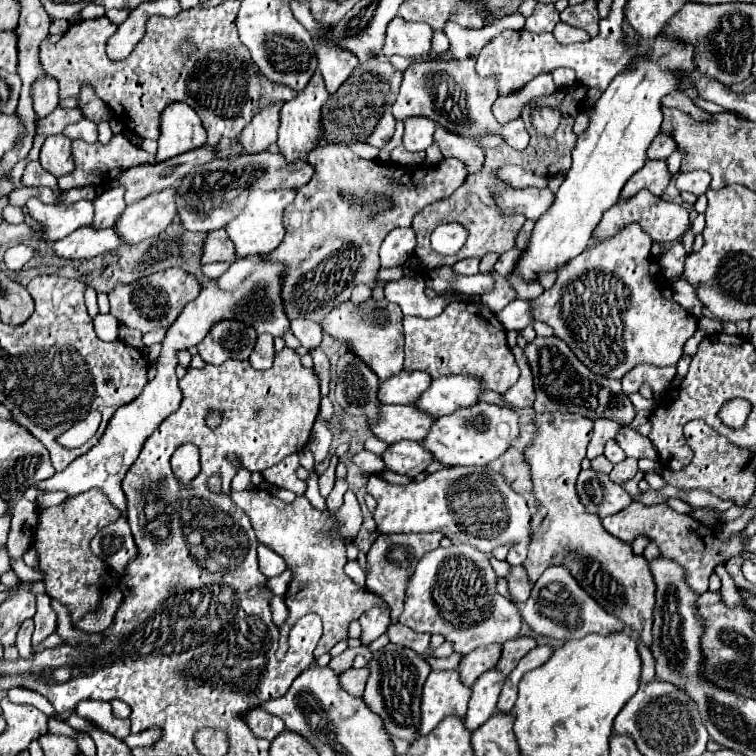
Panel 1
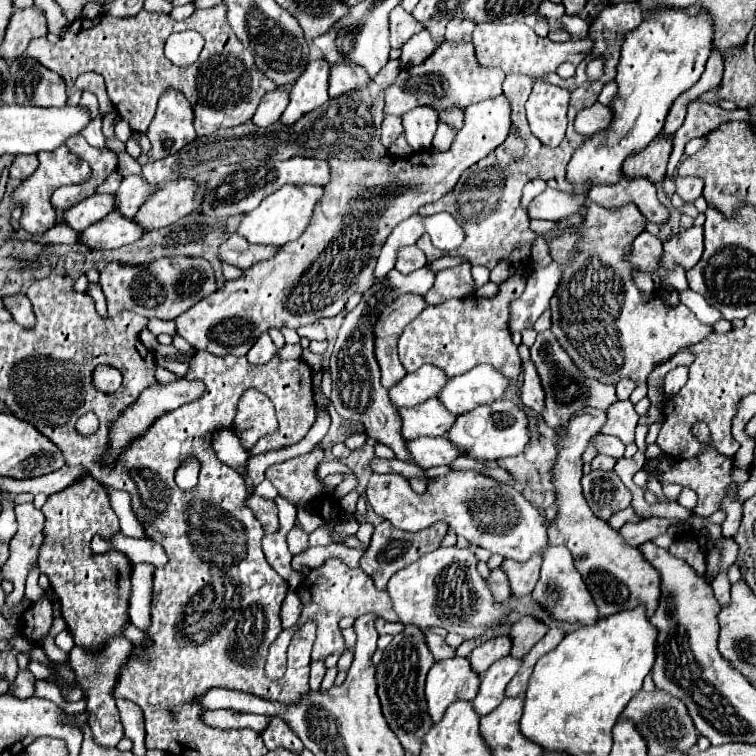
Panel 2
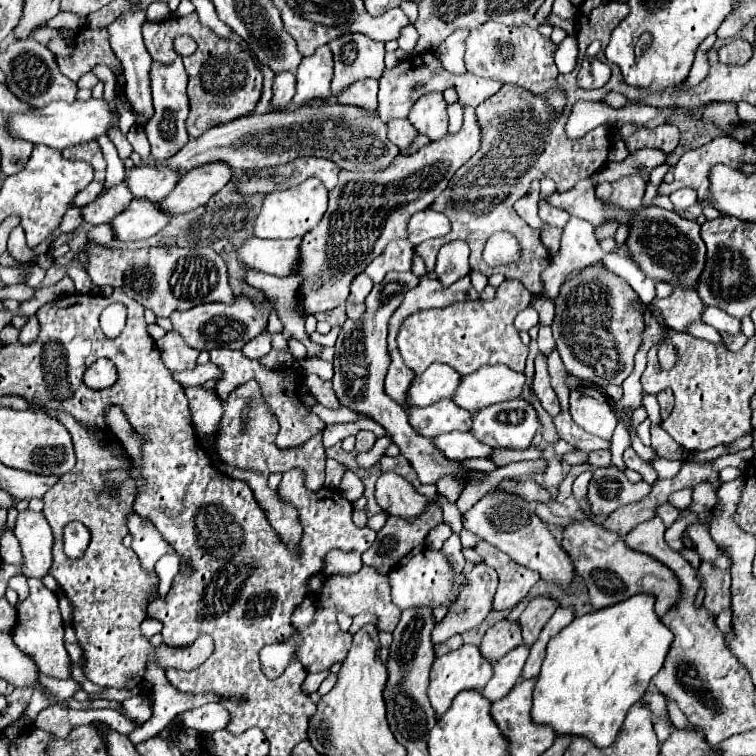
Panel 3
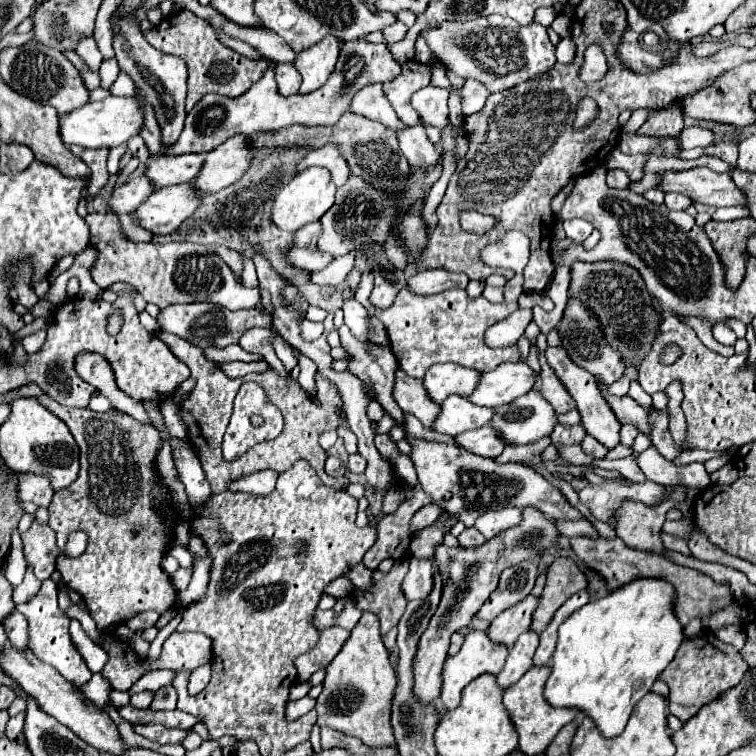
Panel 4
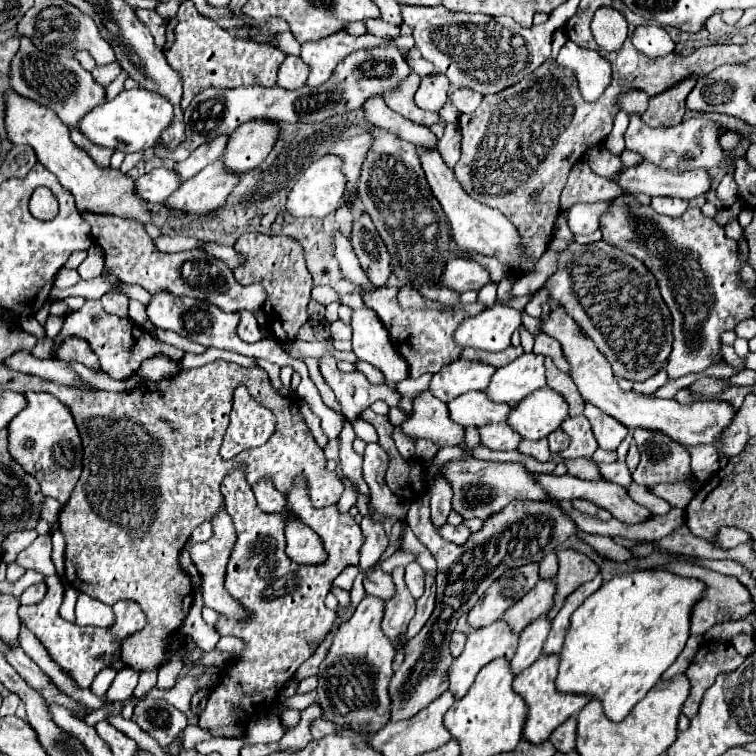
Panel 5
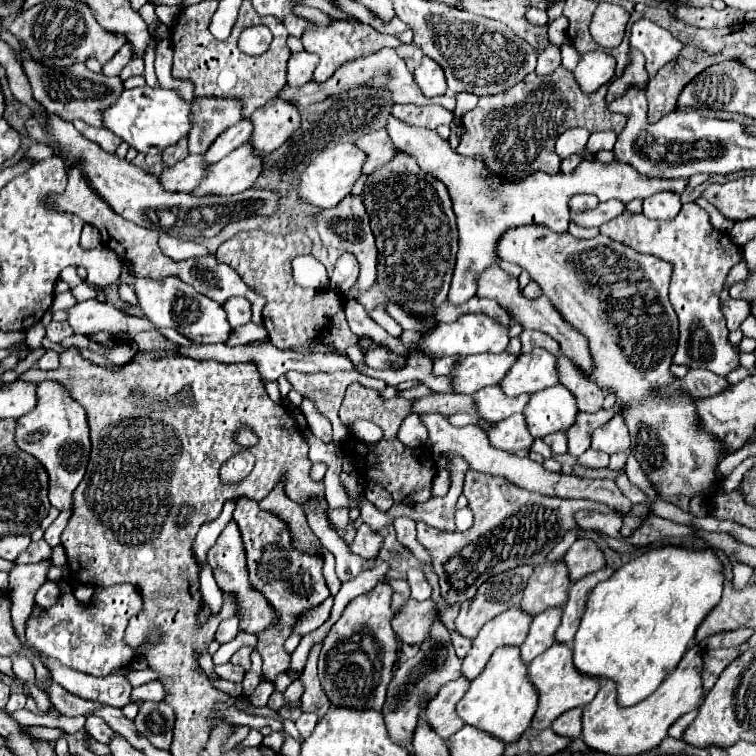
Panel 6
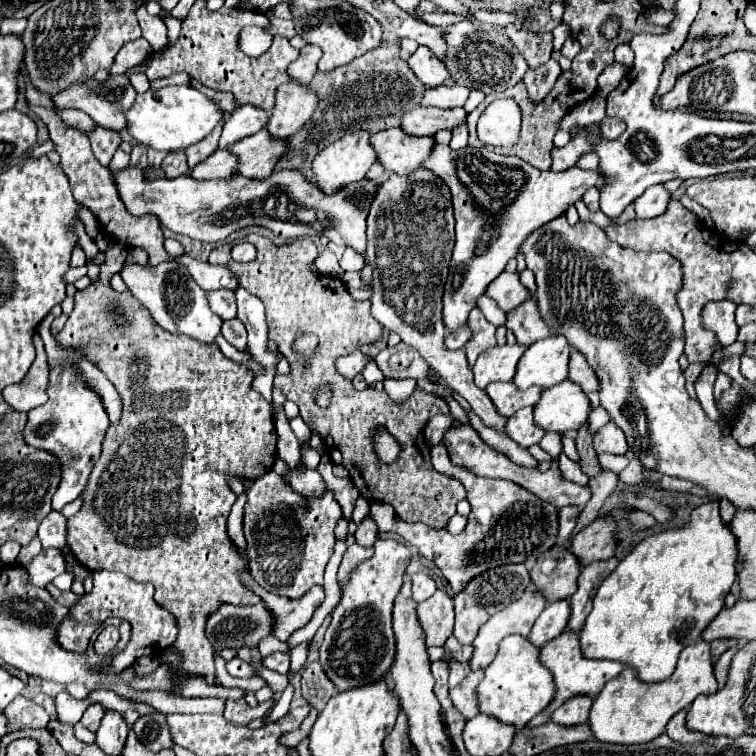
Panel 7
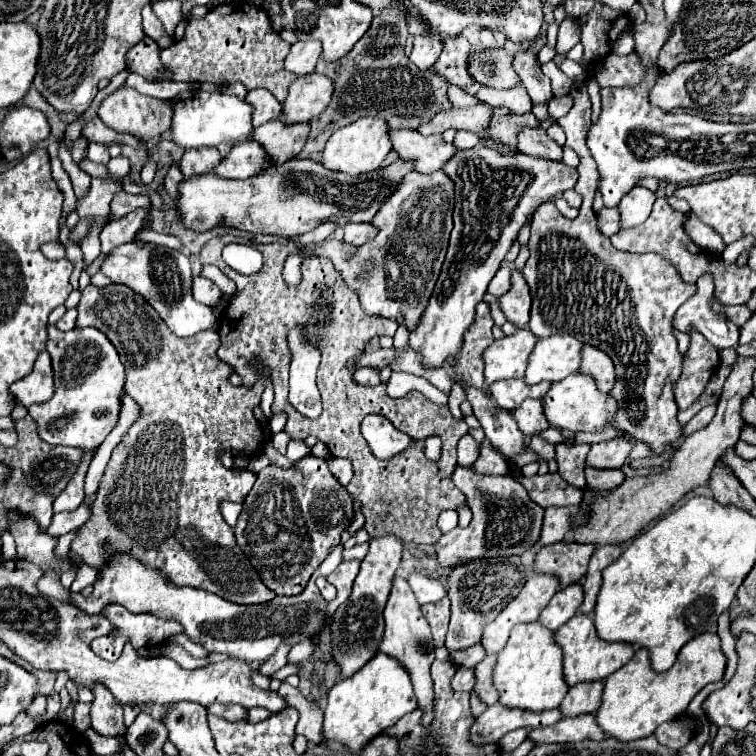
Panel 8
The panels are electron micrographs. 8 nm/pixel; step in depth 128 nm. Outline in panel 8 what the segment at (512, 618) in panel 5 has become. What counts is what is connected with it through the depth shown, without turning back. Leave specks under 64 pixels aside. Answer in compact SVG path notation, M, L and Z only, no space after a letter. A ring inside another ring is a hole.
M556 542L540 548L534 560L536 574L552 574L560 580L560 588L582 582L590 556L594 554L592 544L576 544L576 542Z

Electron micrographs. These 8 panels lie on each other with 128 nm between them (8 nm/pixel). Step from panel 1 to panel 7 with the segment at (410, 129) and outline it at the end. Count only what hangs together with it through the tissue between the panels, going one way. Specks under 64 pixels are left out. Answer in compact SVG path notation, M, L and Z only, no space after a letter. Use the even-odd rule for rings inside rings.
M420 46L408 60L408 66L416 74L416 78L426 86L426 88L436 88L442 86L444 80L448 78L448 70L444 68L444 62L436 56L432 56L430 48Z

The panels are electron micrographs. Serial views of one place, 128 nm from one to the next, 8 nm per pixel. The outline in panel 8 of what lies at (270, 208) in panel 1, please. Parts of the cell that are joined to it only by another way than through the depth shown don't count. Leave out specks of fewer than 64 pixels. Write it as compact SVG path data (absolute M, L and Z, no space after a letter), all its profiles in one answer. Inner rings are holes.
M366 116L366 118L360 118L360 120L352 122L350 126L344 126L340 130L336 130L330 136L330 140L326 142L324 154L322 154L322 164L328 170L346 172L350 176L360 176L360 174L374 172L390 150L392 150L392 142L388 142L384 120Z

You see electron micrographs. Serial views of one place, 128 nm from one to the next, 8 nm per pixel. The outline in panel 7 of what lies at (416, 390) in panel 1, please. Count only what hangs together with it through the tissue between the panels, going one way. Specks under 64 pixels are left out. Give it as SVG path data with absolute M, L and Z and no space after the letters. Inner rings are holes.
M514 344L514 346L496 346L490 348L488 352L482 352L472 366L474 374L474 384L478 388L486 388L492 382L510 382L512 376L516 374L518 360L524 354L524 346Z

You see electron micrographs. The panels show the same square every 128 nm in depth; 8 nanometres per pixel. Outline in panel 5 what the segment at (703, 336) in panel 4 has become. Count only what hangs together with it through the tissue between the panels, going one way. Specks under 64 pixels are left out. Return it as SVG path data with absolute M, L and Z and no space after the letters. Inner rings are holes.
M720 344L722 348L722 356L724 356L724 362L728 362L730 366L736 366L736 368L742 368L744 366L744 360L736 358L736 352L732 346L726 346L726 344Z

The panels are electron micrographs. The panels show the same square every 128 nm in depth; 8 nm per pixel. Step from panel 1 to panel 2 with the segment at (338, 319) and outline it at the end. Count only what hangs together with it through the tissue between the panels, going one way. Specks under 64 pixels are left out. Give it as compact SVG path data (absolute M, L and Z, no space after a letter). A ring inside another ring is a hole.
M402 294L390 306L386 306L386 310L380 312L372 332L374 332L374 354L382 370L384 388L392 388L396 380L404 378L406 370L400 364L396 344L408 322L412 322L424 308L426 302L422 296Z

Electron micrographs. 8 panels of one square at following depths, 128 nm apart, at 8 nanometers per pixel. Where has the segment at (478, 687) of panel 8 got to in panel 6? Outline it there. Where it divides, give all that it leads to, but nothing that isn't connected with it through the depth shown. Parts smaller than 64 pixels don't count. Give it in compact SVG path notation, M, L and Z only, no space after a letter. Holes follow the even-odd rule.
M458 678L454 682L448 682L446 686L440 688L438 696L428 704L426 708L426 722L428 726L442 738L442 740L448 740L452 734L456 734L462 724L460 724L460 718L456 716L454 708L456 704L462 700L462 696L466 694L470 682L464 680L464 678Z

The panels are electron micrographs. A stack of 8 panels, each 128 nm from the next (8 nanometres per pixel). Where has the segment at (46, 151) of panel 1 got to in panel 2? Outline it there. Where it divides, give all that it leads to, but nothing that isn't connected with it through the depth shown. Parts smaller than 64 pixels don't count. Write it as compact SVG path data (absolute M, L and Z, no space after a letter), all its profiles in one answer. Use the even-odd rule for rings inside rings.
M66 144L58 146L56 150L52 152L38 152L38 160L40 160L40 166L38 170L26 178L16 190L14 190L14 202L22 205L22 216L20 224L26 232L30 234L40 234L44 230L48 230L50 226L54 226L54 208L50 204L50 196L56 188L64 186L64 184L80 184L84 180L88 180L90 176L90 168L88 168L88 162L80 160L76 154L72 154L68 150Z

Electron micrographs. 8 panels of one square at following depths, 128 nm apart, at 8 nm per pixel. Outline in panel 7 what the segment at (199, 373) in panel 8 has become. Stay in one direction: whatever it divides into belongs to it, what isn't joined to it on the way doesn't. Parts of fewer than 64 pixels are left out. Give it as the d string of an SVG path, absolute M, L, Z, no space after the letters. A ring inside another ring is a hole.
M110 246L106 250L106 260L108 264L104 264L100 268L100 280L92 286L88 286L86 290L76 292L74 296L74 310L68 316L68 322L64 326L64 330L56 336L58 344L62 348L78 348L84 352L84 358L94 364L96 368L100 368L104 372L104 376L114 384L114 388L118 390L120 398L122 398L122 416L116 424L110 424L102 442L102 454L100 460L94 464L92 474L88 478L88 484L82 492L82 508L68 520L66 530L66 544L72 552L72 556L88 570L112 570L112 572L122 572L128 578L136 580L136 582L150 582L154 584L156 592L154 592L154 600L166 608L178 622L178 638L176 642L170 646L170 650L178 652L180 662L172 664L176 678L184 678L184 676L202 676L208 684L214 680L216 672L214 672L214 646L210 644L210 640L206 638L206 620L216 612L218 606L222 604L234 604L234 606L248 606L248 604L258 604L260 598L252 596L252 592L246 592L244 586L240 586L240 578L238 572L244 566L244 558L240 558L240 554L236 552L236 548L232 548L232 544L228 544L228 536L224 532L226 528L226 518L230 514L232 504L236 502L236 494L232 492L232 488L228 486L228 476L236 476L236 478L244 478L244 480L258 480L262 478L266 472L272 470L274 460L276 460L276 442L278 442L278 434L274 432L274 418L272 418L272 402L264 400L264 396L260 396L258 392L254 392L254 388L250 386L254 380L254 374L248 366L236 364L232 360L228 360L224 354L220 354L220 350L212 344L200 344L196 340L192 340L186 334L170 334L166 330L162 330L150 316L148 308L144 308L130 292L116 292L110 286L110 278L114 274L120 272L124 258L126 258L128 250L126 248L116 248Z

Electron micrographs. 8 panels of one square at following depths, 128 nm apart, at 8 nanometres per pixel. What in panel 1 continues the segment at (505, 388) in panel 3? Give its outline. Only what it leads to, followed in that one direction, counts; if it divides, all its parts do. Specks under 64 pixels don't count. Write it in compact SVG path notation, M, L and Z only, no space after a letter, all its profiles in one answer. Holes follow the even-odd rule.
M444 376L434 380L412 406L434 418L440 418L456 408L478 402L480 394L480 384L476 384L476 380L468 380L468 376Z

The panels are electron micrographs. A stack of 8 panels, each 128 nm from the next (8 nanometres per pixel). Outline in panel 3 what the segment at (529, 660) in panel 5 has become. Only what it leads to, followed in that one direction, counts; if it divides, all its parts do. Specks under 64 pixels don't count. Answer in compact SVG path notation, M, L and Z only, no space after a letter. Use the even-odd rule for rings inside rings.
M518 646L510 650L506 656L494 662L494 674L490 682L482 688L482 696L490 702L496 702L508 694L508 690L514 688L514 684L520 680L520 672L524 668L524 662L528 658L528 646Z

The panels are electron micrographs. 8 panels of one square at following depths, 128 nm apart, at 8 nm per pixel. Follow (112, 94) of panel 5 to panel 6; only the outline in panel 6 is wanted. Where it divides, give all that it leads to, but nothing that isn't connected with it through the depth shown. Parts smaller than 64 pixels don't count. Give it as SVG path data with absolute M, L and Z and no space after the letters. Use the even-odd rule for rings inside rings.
M132 59L122 70L120 77L122 81L126 81L133 76L143 75L145 69L144 59Z

